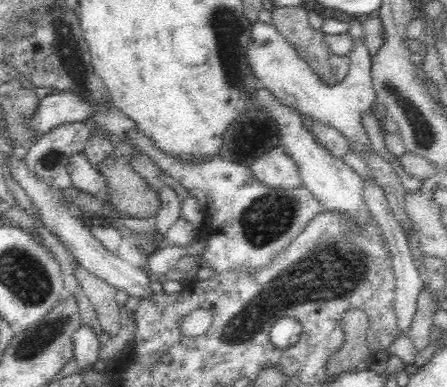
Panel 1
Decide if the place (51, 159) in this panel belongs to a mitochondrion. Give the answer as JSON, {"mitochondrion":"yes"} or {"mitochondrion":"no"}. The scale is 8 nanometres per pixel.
{"mitochondrion":"yes"}

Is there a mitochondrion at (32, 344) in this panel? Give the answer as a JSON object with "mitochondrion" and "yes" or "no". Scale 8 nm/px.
{"mitochondrion":"yes"}

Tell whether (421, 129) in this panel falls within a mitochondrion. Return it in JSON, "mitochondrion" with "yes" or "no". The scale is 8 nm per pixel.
{"mitochondrion":"yes"}

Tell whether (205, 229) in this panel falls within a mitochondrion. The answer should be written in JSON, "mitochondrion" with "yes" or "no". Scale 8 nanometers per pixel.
{"mitochondrion":"no"}

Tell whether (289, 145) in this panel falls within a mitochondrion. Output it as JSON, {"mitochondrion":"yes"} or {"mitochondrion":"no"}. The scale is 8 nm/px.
{"mitochondrion":"no"}

